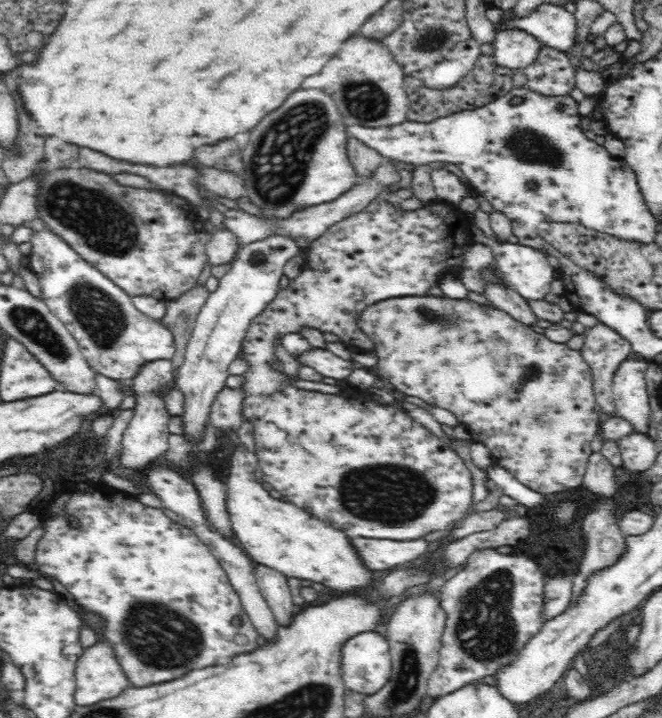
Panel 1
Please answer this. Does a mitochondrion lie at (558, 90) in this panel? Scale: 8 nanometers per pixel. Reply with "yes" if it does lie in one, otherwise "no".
no

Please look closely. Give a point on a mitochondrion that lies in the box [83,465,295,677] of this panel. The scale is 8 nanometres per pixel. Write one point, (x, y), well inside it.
(158, 636)

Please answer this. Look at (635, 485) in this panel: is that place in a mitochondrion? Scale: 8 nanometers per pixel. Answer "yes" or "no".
no

